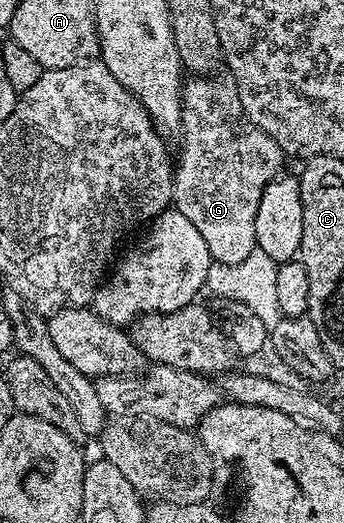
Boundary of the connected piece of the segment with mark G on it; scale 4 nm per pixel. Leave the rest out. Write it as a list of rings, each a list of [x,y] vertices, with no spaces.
[[[226,71],[209,77],[192,76],[190,80],[184,84],[183,127],[181,130],[181,138],[182,137],[183,151],[180,153],[179,157],[177,155],[177,164],[173,169],[174,208],[179,209],[181,215],[185,215],[185,219],[189,219],[189,223],[193,223],[193,227],[197,227],[197,231],[201,231],[201,239],[205,239],[205,247],[209,247],[209,255],[211,256],[212,262],[220,261],[225,264],[241,263],[243,259],[248,258],[251,251],[257,248],[255,243],[257,203],[261,203],[261,195],[265,191],[267,184],[274,181],[276,177],[284,172],[283,161],[285,162],[285,155],[281,151],[281,147],[277,147],[277,143],[269,135],[265,135],[265,131],[261,131],[261,127],[257,127],[247,118],[245,111],[241,107],[241,99],[237,95],[237,83],[231,78],[231,74]]]

